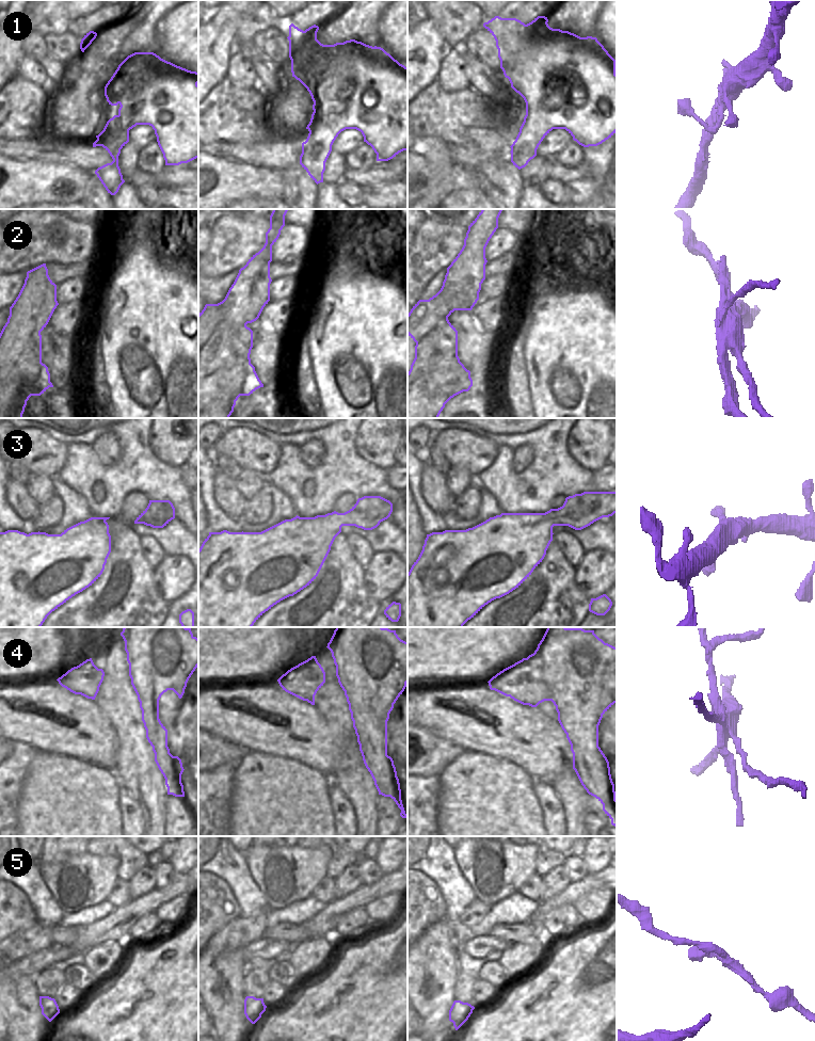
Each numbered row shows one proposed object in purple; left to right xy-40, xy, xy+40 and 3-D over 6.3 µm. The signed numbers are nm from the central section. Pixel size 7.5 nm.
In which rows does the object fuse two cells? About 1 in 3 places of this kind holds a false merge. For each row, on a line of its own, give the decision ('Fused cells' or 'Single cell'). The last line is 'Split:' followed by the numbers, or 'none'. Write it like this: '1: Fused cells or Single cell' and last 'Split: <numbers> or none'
1: Single cell
2: Fused cells
3: Single cell
4: Fused cells
5: Single cell
Split: 2, 4.

